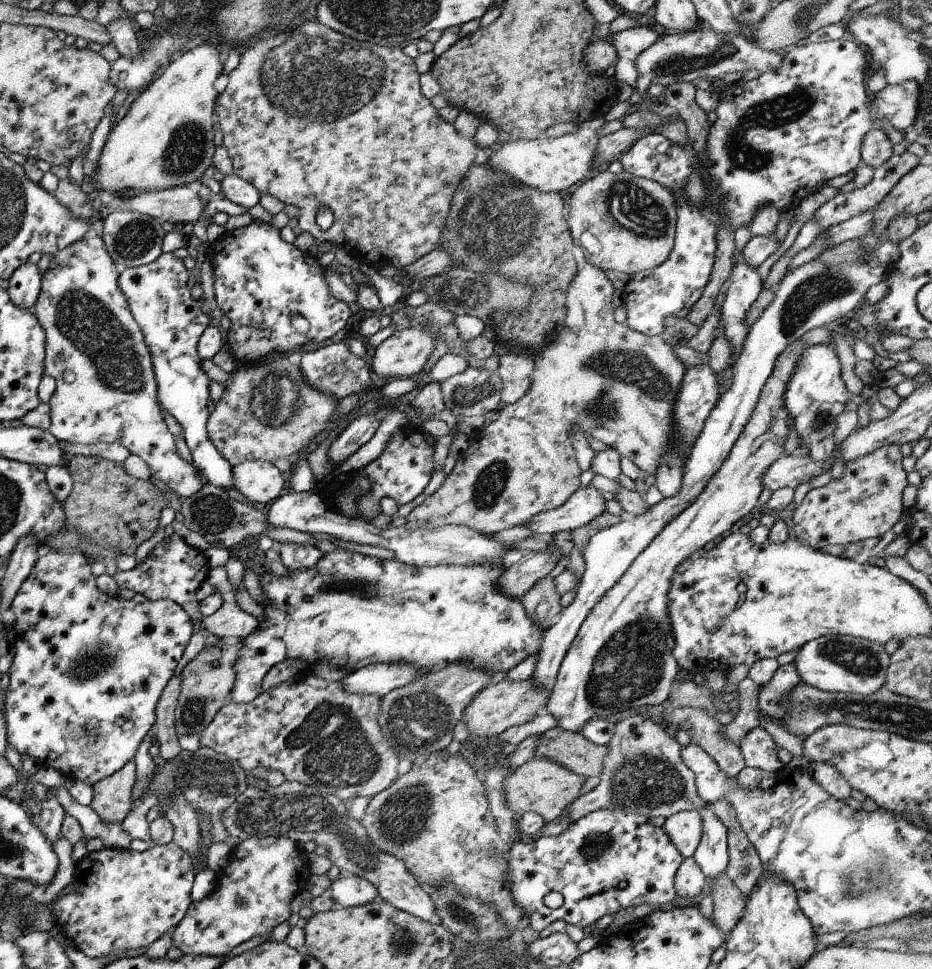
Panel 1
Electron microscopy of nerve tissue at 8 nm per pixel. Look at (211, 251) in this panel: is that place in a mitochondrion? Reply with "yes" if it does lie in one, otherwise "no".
no

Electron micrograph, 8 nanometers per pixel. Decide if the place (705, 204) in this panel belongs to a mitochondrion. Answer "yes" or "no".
no

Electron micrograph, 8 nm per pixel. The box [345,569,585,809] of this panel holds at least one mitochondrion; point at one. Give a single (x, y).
(415, 720)

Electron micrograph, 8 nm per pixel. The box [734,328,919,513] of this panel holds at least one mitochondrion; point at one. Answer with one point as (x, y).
(821, 419)

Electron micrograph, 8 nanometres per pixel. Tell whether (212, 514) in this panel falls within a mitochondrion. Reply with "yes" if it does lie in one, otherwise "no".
yes

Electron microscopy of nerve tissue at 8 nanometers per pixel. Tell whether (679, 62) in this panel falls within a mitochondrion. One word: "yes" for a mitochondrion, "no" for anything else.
yes

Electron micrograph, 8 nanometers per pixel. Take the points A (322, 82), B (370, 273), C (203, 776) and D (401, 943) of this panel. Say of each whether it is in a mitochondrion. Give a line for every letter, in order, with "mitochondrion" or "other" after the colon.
A: mitochondrion
B: other
C: mitochondrion
D: mitochondrion

